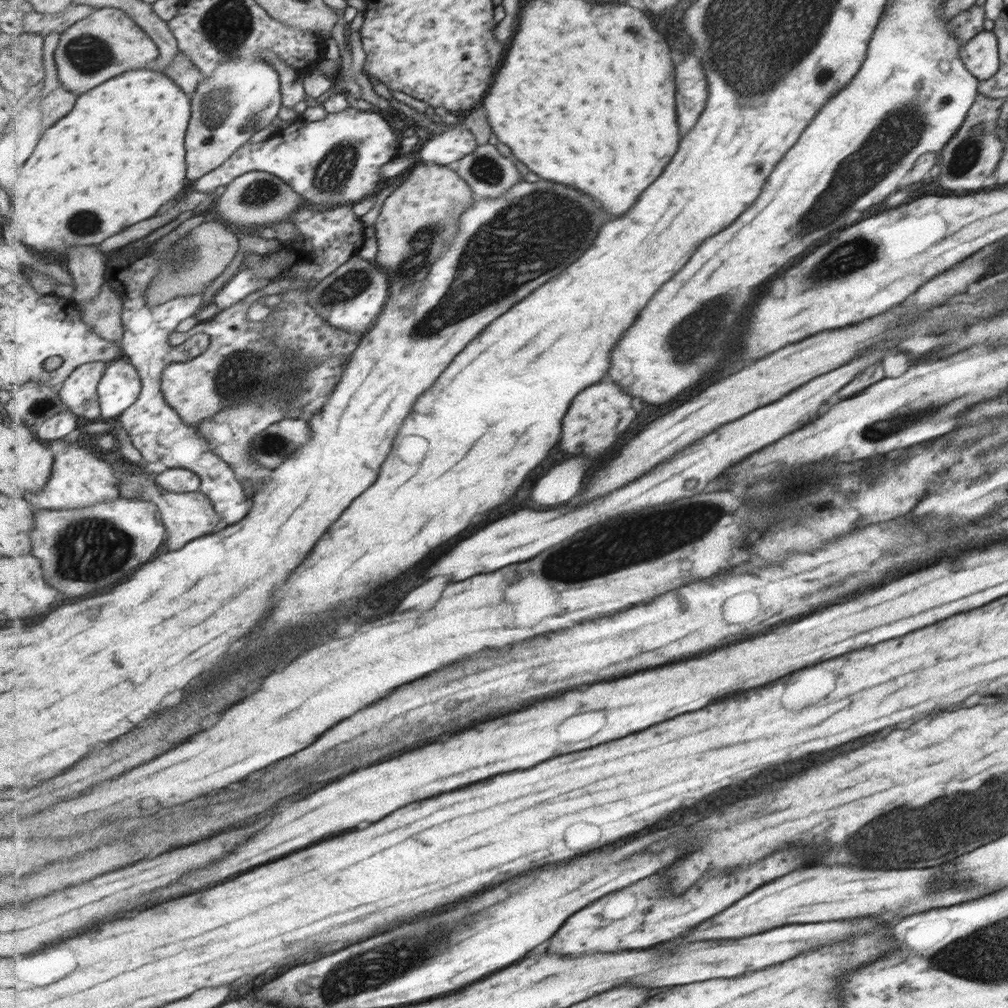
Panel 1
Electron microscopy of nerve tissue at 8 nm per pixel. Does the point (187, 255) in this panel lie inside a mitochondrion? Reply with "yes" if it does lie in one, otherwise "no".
yes

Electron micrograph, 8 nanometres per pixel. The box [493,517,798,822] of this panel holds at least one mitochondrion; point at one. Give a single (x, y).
(604, 546)

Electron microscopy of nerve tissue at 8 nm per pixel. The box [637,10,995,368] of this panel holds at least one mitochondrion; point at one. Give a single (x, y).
(893, 139)

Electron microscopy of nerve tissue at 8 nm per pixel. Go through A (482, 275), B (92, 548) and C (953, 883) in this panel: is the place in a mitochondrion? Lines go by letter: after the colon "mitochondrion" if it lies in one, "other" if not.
A: mitochondrion
B: mitochondrion
C: other

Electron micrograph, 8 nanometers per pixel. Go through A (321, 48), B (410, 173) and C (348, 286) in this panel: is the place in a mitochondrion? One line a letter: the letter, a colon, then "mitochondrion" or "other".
A: other
B: other
C: mitochondrion

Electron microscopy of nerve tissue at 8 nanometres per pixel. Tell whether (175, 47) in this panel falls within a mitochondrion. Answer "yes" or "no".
no

